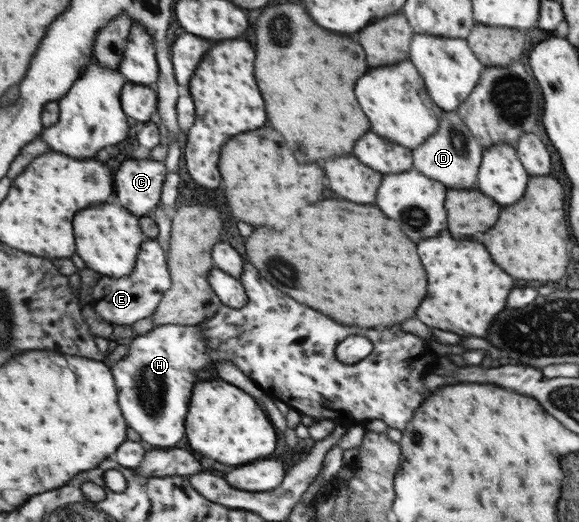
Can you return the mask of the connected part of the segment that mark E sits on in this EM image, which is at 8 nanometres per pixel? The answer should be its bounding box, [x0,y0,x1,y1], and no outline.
[92,240,172,325]

